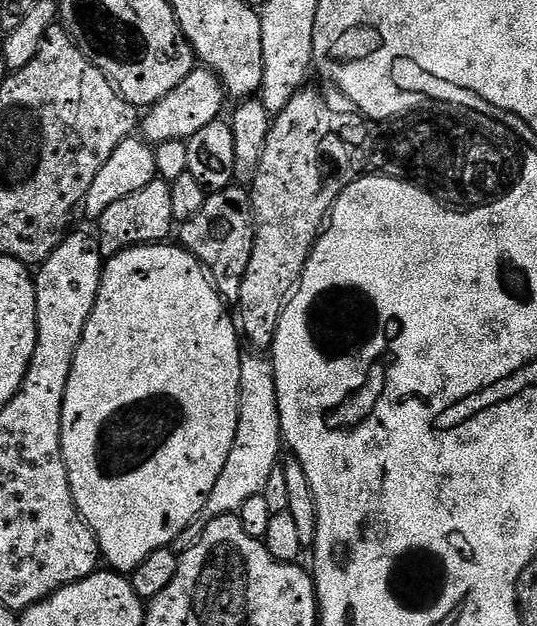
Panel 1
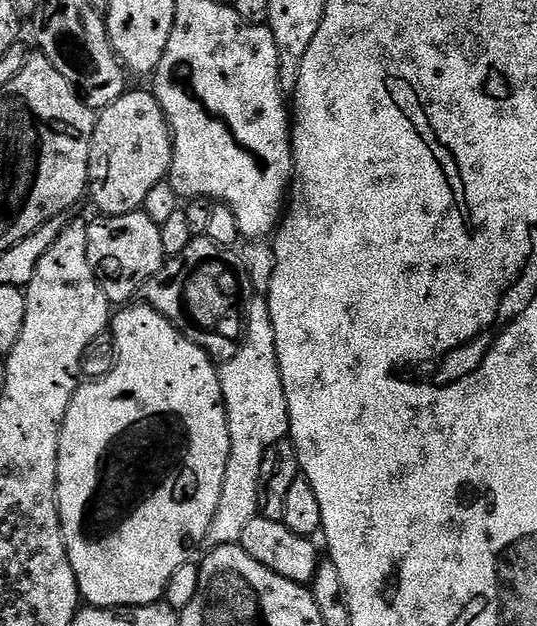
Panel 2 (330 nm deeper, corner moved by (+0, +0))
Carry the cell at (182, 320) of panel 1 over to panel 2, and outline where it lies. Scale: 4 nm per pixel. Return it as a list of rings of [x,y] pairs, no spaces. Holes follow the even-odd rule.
[[[124,306],[119,309],[120,312],[115,313],[114,319],[110,324],[110,336],[112,332],[112,344],[114,349],[114,363],[111,365],[110,371],[99,382],[84,382],[76,389],[76,393],[72,395],[70,406],[66,410],[66,418],[62,422],[62,430],[60,431],[60,449],[58,450],[58,466],[56,467],[56,504],[60,508],[60,533],[64,535],[64,545],[68,551],[68,561],[76,575],[76,581],[80,587],[80,594],[85,605],[94,608],[103,608],[105,610],[127,610],[129,608],[141,608],[147,604],[158,604],[165,599],[165,592],[168,584],[172,580],[172,576],[178,569],[189,563],[190,556],[188,551],[195,546],[196,543],[203,541],[207,537],[210,530],[210,522],[214,518],[214,514],[218,510],[218,498],[222,498],[222,482],[226,478],[226,462],[230,458],[230,430],[228,429],[228,414],[224,410],[224,397],[220,395],[220,377],[218,368],[210,359],[209,353],[204,348],[197,346],[191,340],[185,338],[177,331],[175,325],[165,319],[160,312],[153,311],[147,306],[139,306],[140,308],[132,308],[133,306]]]

